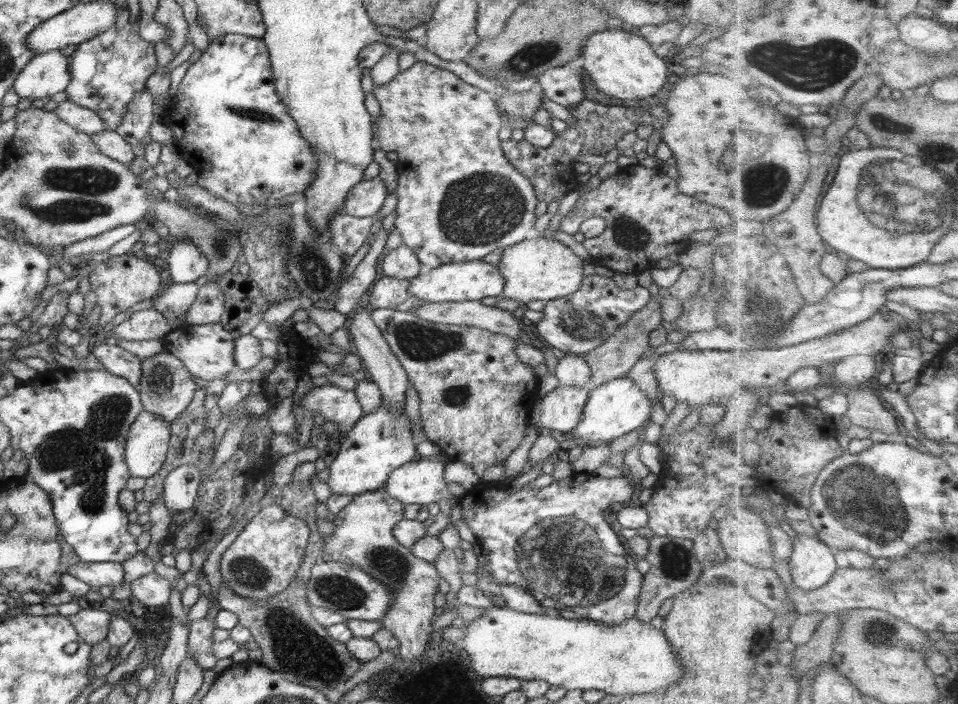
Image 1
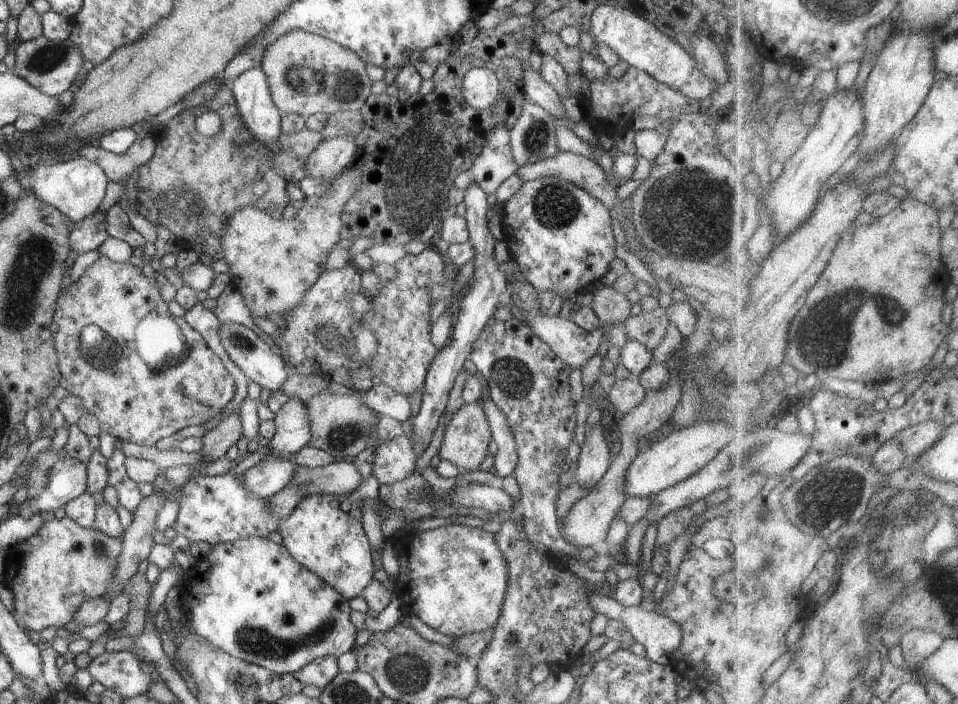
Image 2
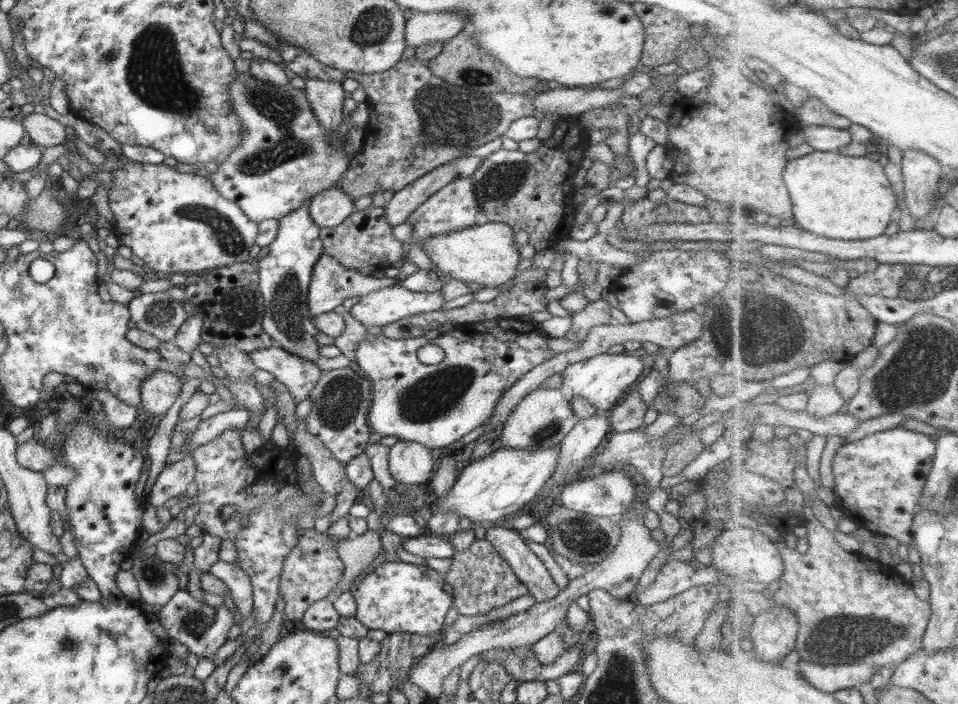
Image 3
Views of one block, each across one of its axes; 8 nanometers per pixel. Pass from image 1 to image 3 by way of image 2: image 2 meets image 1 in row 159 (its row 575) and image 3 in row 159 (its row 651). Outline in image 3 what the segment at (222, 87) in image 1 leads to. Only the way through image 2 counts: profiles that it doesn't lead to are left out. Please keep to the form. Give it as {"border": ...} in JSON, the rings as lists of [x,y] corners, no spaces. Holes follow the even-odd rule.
{"border":[[[250,71],[236,73],[232,83],[228,85],[228,102],[230,102],[230,108],[240,118],[242,139],[218,165],[218,170],[210,172],[208,180],[216,186],[216,190],[224,198],[238,203],[246,216],[257,223],[266,219],[280,220],[282,216],[298,210],[306,200],[311,200],[321,190],[334,187],[349,168],[350,161],[344,153],[346,140],[348,140],[348,124],[364,127],[370,118],[370,106],[367,102],[358,103],[356,109],[348,117],[342,117],[340,127],[338,127],[338,132],[340,132],[338,139],[330,139],[332,135],[328,135],[328,129],[322,129],[318,117],[314,115],[306,99],[304,89],[294,87],[289,81],[280,85],[266,83],[266,81],[256,79]]]}

